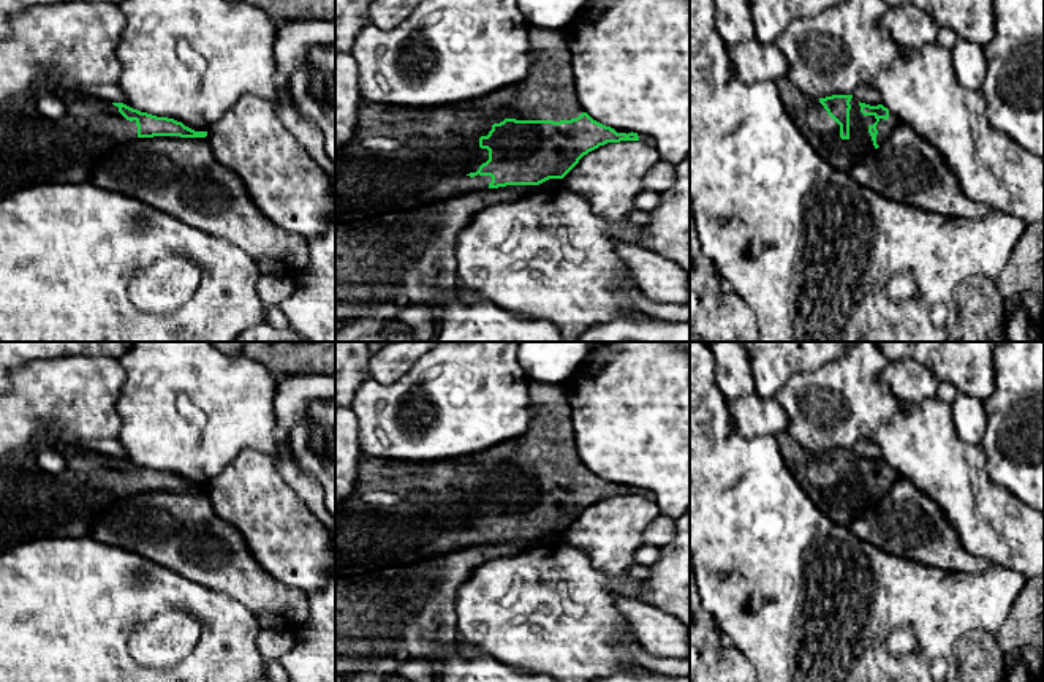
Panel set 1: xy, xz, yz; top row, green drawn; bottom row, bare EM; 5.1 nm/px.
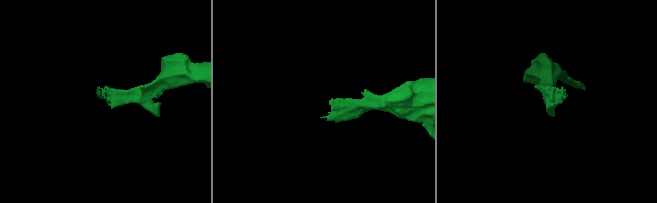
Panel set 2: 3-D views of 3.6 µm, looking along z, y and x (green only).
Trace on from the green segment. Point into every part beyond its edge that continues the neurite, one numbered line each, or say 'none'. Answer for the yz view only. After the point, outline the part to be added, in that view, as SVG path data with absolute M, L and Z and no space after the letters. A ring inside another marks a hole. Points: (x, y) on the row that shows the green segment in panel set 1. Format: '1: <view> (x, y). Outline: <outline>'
1: yz (809, 114). Outline: M786 78L775 82L792 122L811 147L835 169L848 171L875 150L868 127L876 119L861 112L856 95L849 101L849 138L842 139L840 125L827 114L818 98L808 98Z

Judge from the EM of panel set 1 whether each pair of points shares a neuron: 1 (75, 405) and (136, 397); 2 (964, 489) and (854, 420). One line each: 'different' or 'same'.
1: different
2: same

